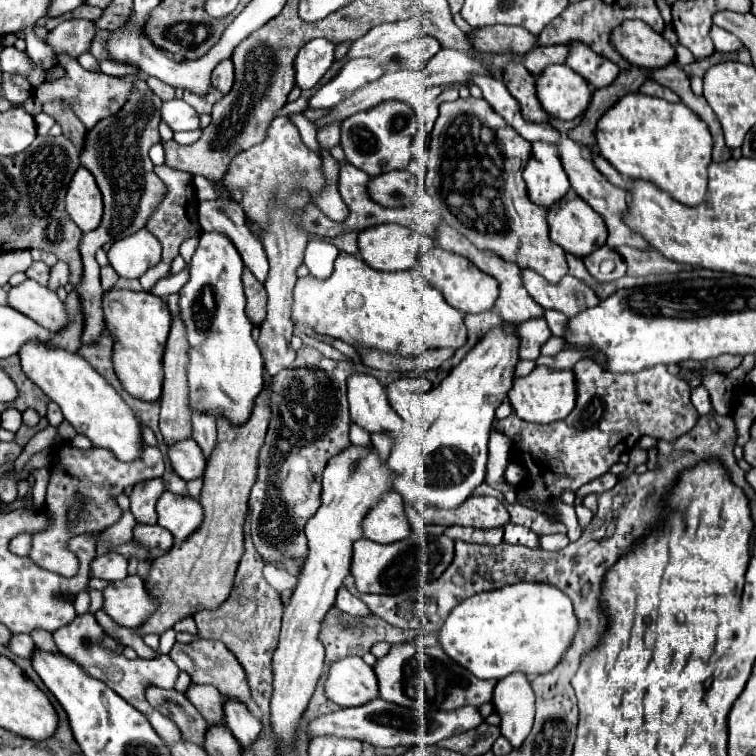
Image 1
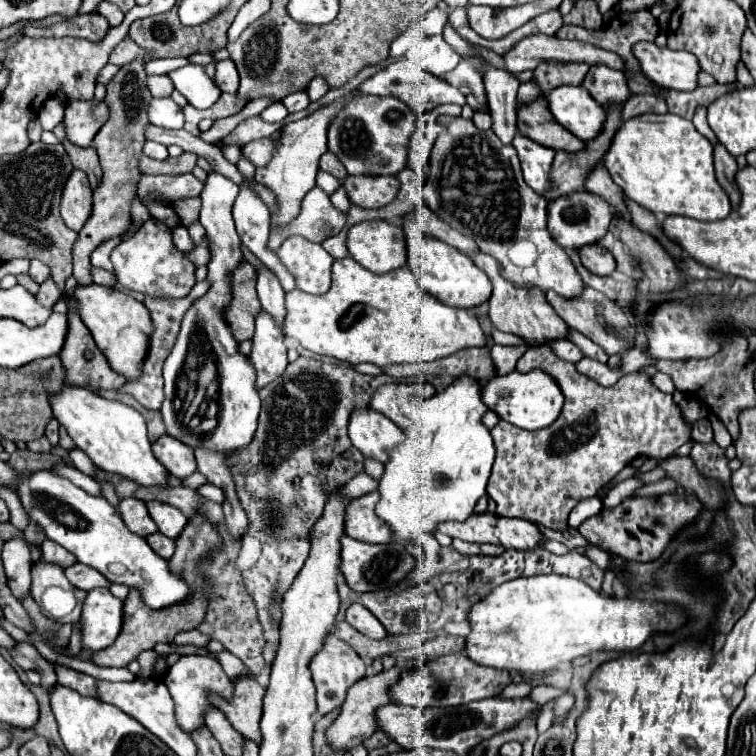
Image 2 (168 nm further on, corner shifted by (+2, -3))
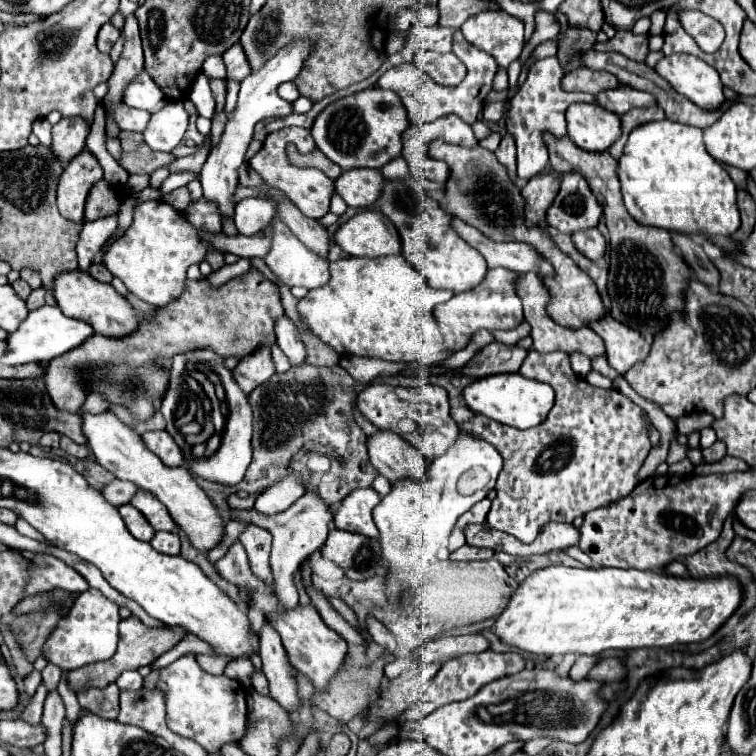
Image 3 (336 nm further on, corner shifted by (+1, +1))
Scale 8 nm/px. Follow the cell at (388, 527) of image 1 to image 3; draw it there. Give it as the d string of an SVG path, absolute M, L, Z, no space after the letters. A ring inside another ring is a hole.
M372 487L356 489L346 499L342 499L334 515L334 525L342 531L360 533L360 535L378 539L378 527L374 525L374 519L372 519L372 509L374 505L378 505L378 501L380 497Z

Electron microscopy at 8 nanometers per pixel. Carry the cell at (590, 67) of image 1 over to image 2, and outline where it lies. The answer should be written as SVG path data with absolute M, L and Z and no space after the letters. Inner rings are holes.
M593 65L583 81L583 87L599 105L623 105L633 97L625 73L605 65Z

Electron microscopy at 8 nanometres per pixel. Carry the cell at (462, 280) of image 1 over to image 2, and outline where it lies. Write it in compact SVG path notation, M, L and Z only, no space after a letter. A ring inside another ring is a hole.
M411 213L403 217L403 231L407 237L407 265L415 273L419 285L427 289L433 297L441 299L449 307L461 307L469 309L473 305L483 305L489 301L491 295L491 281L489 277L471 261L469 255L461 253L459 249L447 245L445 241L421 231L417 223L411 223L415 219Z

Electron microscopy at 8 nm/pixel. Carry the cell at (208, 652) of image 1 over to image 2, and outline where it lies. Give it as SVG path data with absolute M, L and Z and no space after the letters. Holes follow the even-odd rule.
M243 677L235 683L233 701L223 701L213 697L213 703L217 705L217 709L225 713L233 729L237 729L245 739L255 741L259 745L261 743L259 721L263 715L263 695L265 689L253 677Z

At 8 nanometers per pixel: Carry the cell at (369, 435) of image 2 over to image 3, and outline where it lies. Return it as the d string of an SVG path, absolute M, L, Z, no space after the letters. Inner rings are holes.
M378 429L366 439L370 463L390 483L412 477L422 481L426 477L426 461L420 451L390 429Z

